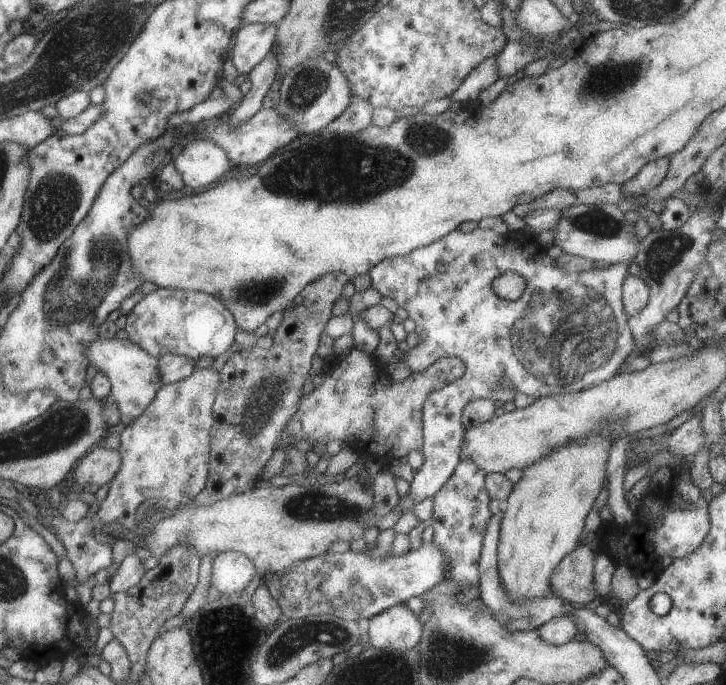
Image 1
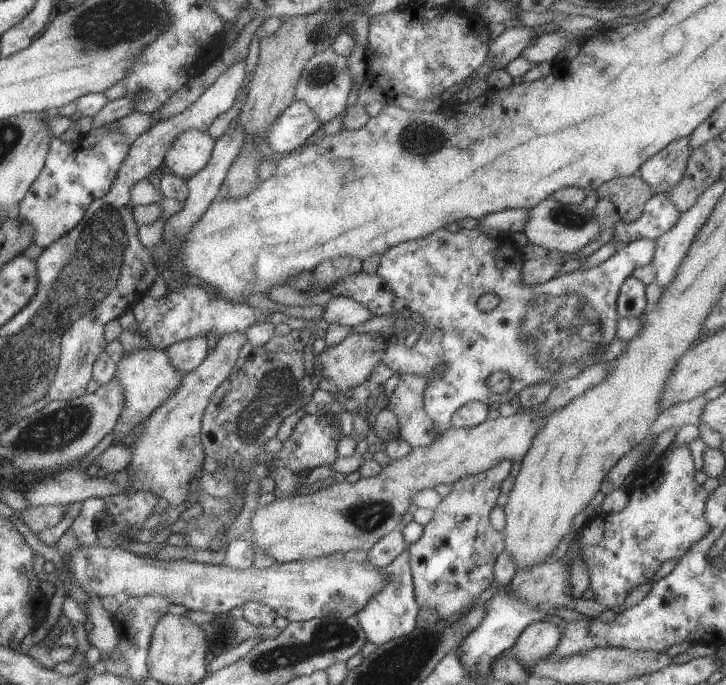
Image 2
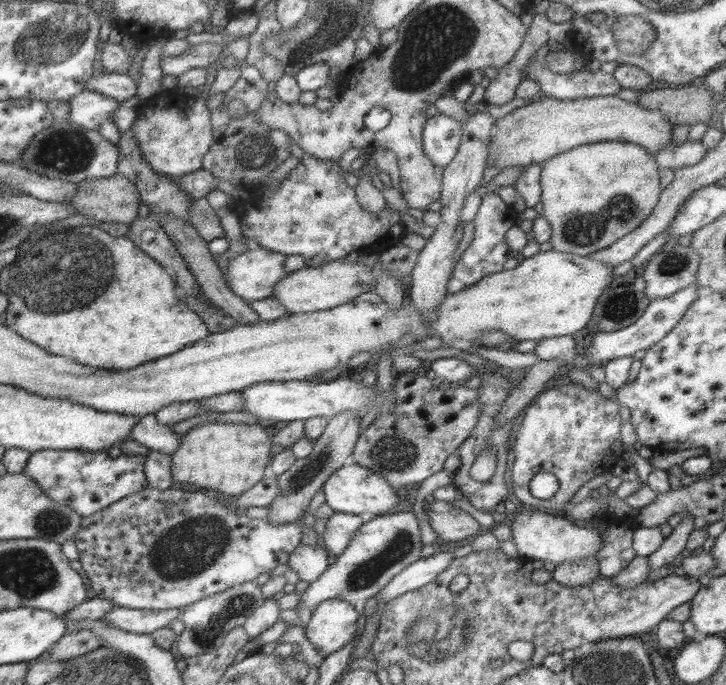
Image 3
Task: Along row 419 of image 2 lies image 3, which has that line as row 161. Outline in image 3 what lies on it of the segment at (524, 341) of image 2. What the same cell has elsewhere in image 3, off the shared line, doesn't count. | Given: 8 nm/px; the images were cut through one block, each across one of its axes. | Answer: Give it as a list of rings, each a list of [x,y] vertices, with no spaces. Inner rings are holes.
[[[441,113],[428,118],[422,128],[424,156],[433,167],[445,169],[457,153],[461,135],[461,123],[457,119]]]

